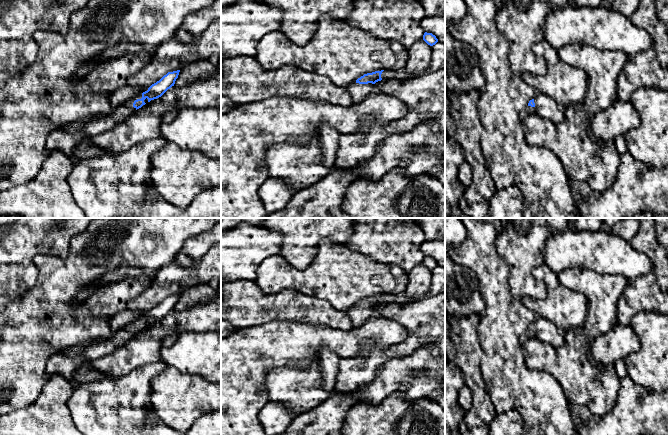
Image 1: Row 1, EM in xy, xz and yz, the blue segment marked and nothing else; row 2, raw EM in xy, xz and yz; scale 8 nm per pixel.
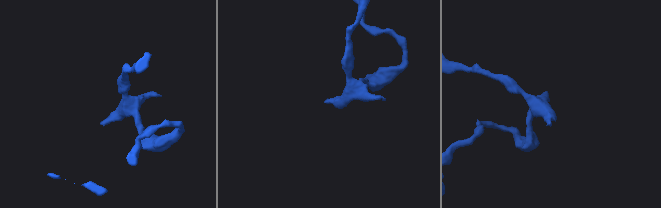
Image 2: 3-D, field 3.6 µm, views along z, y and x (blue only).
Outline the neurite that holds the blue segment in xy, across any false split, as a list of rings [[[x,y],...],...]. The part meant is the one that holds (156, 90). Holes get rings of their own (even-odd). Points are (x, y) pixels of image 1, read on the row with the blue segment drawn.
[[[180,70],[168,72],[159,81],[152,84],[147,91],[136,95],[133,99],[127,101],[126,107],[134,107],[136,110],[147,104],[151,100],[161,97],[168,89],[174,86]]]

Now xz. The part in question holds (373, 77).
[[[384,70],[364,74],[358,78],[355,83],[346,88],[353,99],[353,103],[360,102],[364,100],[368,94],[378,91],[375,83],[382,80],[381,74],[383,71]]]

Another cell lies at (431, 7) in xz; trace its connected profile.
[[[417,0],[425,11],[425,16],[445,14],[445,0]]]

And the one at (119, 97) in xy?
[[[128,84],[118,88],[109,95],[111,111],[114,112],[118,107],[124,105],[127,101],[133,99],[136,95],[142,93],[142,90],[136,87],[131,87]]]

